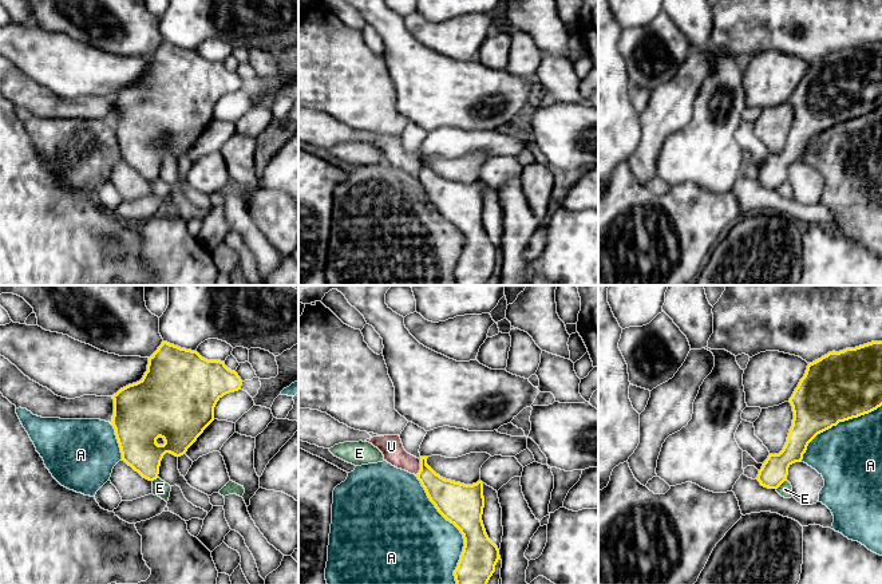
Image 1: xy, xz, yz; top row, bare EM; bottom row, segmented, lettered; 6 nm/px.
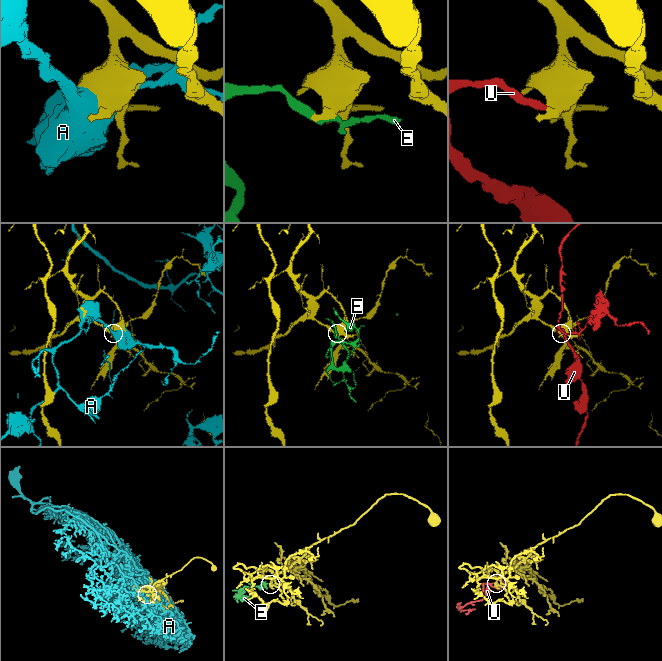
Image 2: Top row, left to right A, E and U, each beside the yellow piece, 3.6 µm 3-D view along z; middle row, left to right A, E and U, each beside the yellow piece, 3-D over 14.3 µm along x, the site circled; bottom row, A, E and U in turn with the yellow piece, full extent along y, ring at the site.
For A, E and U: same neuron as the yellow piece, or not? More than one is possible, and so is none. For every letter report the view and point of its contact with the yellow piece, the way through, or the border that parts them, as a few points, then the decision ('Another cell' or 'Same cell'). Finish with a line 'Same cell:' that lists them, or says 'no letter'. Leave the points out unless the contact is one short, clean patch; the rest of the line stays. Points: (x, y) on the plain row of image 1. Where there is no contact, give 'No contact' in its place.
A: Touches yellow at xz (458, 228). Another cell
E: Touches yellow at yz (780, 184). Boundary: yz (786, 180), (776, 189). Another cell
U: Touches yellow at xz (420, 168). Boundary: xz (420, 160), (420, 168), (415, 174). Another cell
Same cell: no letter

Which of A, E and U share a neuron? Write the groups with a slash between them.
A / E / U

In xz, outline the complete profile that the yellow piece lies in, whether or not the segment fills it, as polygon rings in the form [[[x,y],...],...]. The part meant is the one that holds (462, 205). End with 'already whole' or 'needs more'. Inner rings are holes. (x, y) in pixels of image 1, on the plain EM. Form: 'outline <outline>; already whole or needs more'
outline [[[420,157],[416,177],[438,212],[454,224],[464,238],[463,252],[454,271],[456,285],[487,285],[501,256],[482,221],[483,182],[464,185],[446,179],[427,165],[427,158]]]; already whole

